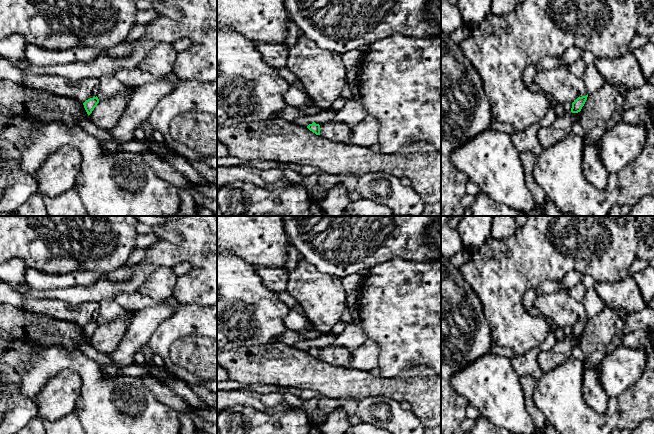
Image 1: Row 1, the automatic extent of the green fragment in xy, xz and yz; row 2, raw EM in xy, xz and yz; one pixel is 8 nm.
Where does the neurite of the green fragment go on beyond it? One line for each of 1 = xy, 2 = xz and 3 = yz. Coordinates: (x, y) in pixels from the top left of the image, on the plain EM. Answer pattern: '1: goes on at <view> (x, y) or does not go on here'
1: does not go on here
2: does not go on here
3: does not go on here

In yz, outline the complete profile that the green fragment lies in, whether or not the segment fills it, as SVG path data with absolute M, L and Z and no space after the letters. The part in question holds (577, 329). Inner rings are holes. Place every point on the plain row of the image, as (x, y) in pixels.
M588 318L586 320L578 321L576 324L574 324L574 326L572 327L571 336L572 337L580 336L587 324L587 321Z

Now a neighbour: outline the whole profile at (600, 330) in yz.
M604 308L597 315L588 318L587 324L580 335L580 347L584 354L584 362L598 365L607 355L607 346L616 336L617 310Z

